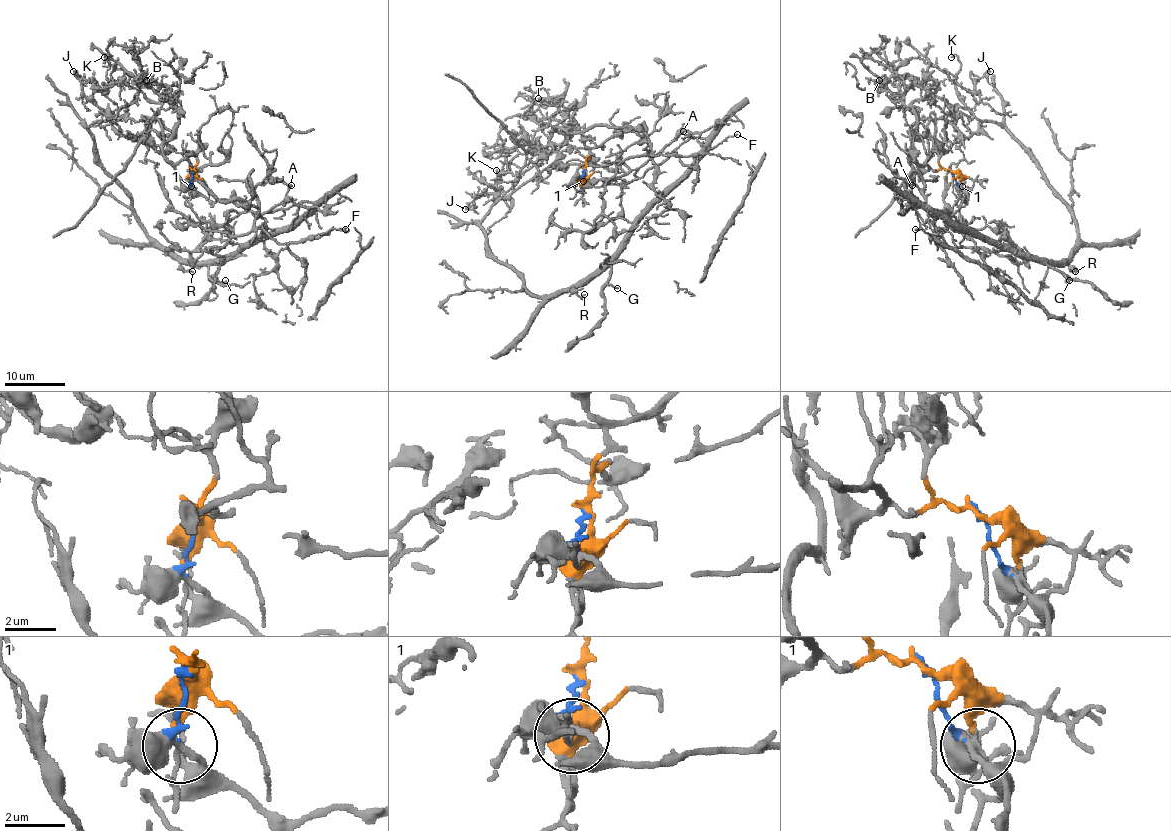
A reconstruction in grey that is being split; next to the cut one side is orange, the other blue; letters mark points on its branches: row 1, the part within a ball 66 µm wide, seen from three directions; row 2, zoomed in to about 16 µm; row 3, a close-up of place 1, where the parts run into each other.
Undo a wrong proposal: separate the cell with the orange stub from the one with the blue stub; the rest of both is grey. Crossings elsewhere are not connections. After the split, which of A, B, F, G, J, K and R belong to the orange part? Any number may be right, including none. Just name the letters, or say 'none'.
A, B, F, J, K

